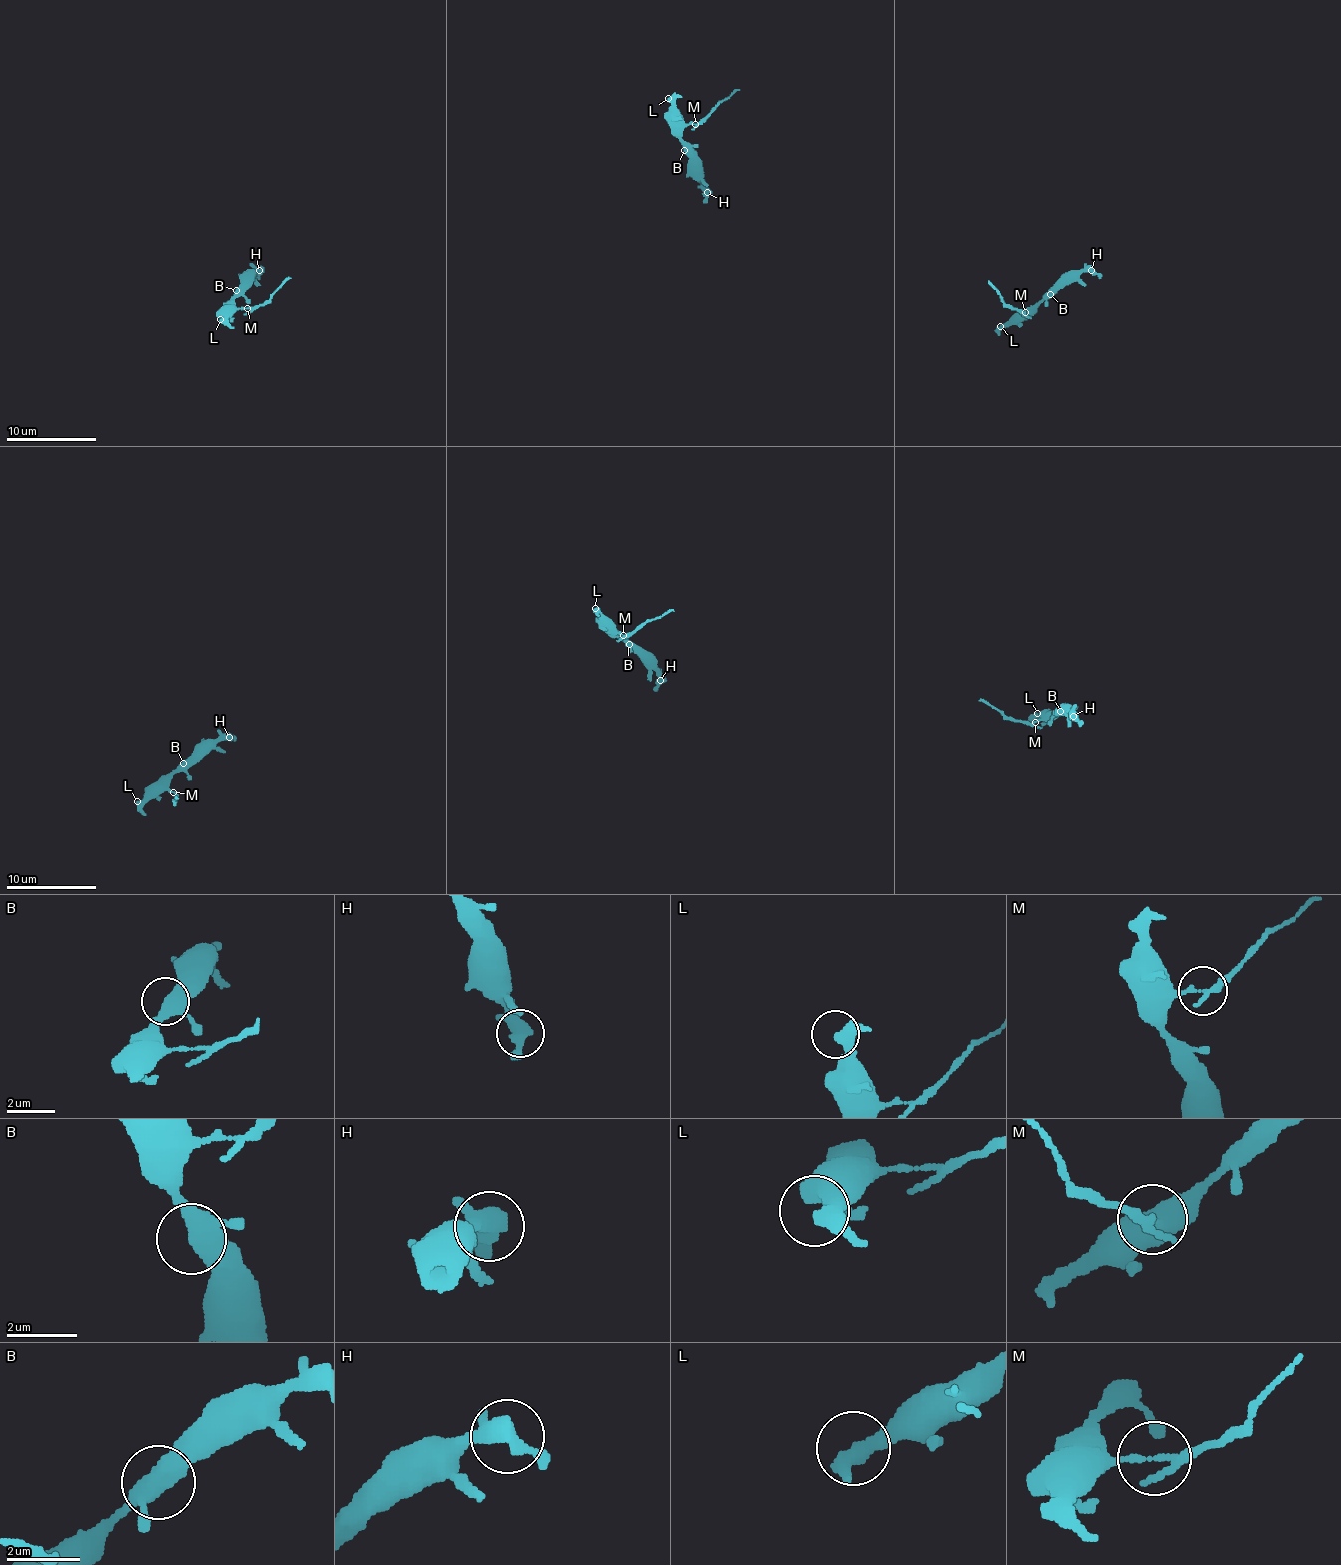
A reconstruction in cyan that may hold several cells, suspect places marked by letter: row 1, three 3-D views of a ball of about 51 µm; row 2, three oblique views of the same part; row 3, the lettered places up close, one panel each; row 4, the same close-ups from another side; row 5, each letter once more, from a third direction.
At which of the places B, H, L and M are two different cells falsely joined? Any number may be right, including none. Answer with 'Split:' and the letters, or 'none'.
Split: M

